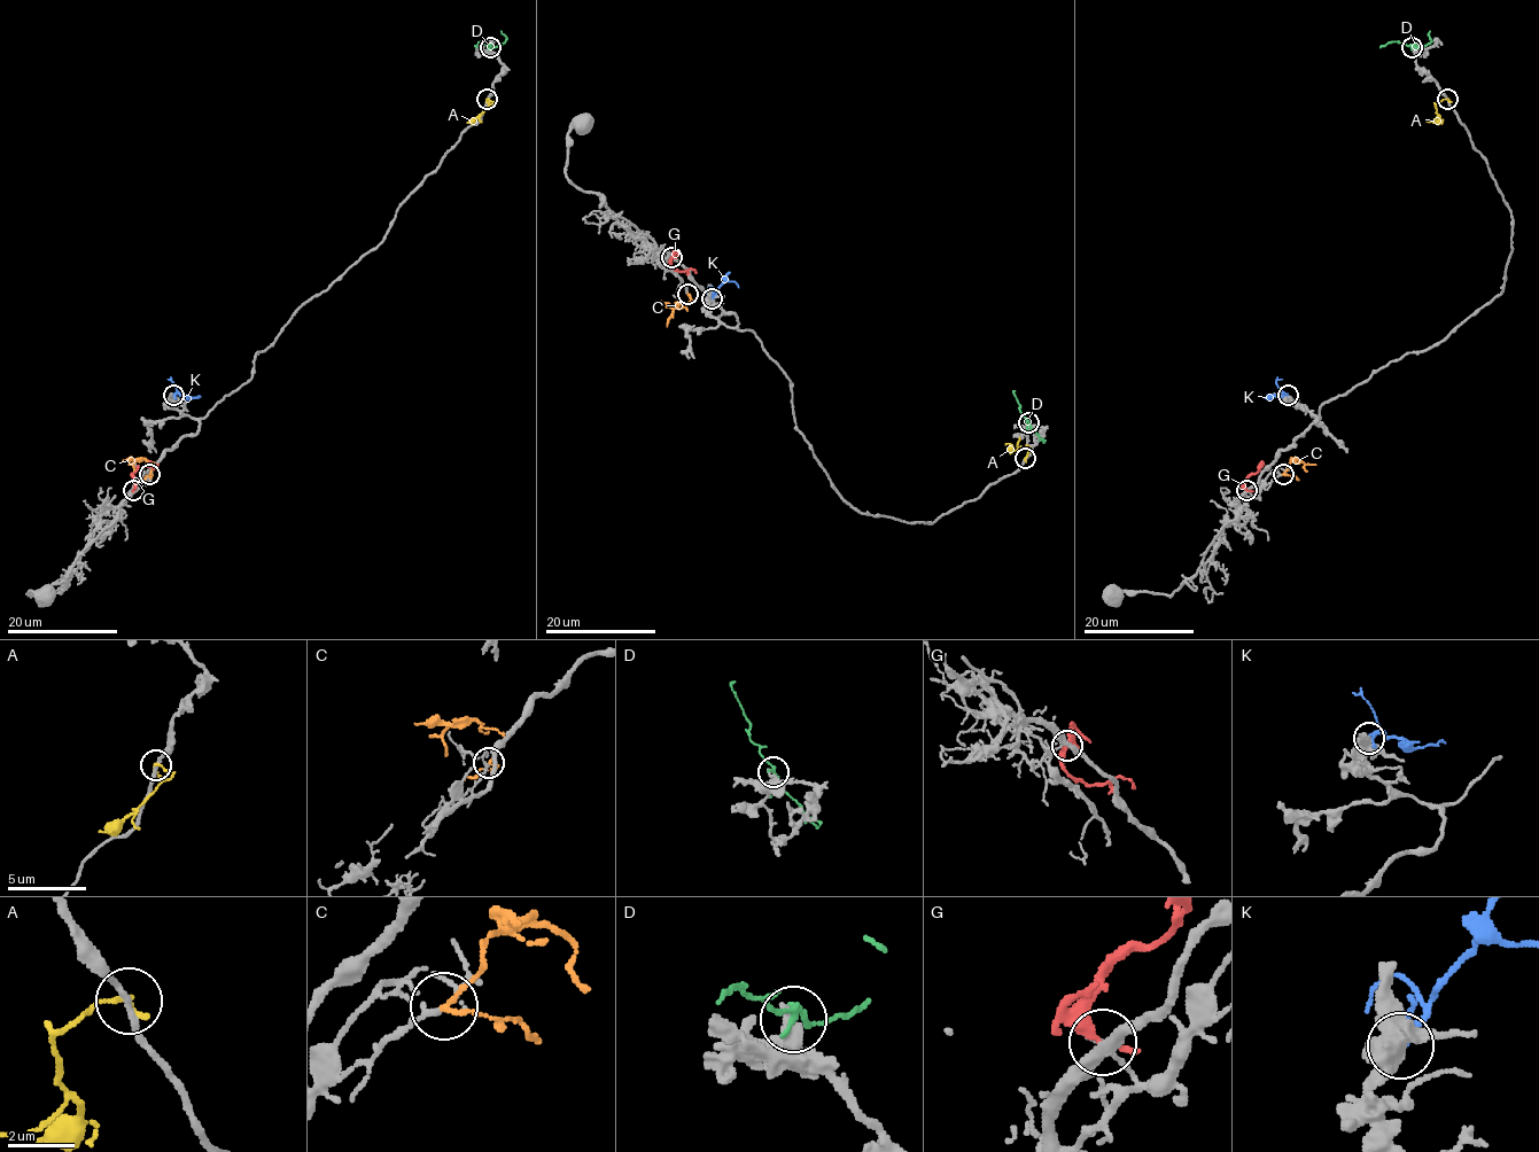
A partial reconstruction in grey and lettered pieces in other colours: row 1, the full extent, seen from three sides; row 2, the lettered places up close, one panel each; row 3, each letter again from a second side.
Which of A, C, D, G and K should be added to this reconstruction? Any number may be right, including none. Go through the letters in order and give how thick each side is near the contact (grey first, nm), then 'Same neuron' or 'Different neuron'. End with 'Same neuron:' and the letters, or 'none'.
A: Thickness 200 nm (grey) against 160 nm. Different neuron
C: Thickness 140 nm (grey) against 120 nm. Same neuron
D: Thickness 240 nm (grey) against 140 nm. Different neuron
G: Thickness 280 nm (grey) against 280 nm. Different neuron
K: Thickness 440 nm (grey) against 150 nm. Different neuron
Same neuron: C

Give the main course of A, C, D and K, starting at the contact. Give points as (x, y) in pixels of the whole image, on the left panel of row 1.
A: (487, 100), (492, 102), (471, 123), (466, 122)
C: (148, 474), (154, 466), (152, 461), (137, 459), (127, 465)
D: (490, 47), (505, 41), (502, 30)
K: (173, 395), (178, 392), (200, 397)

